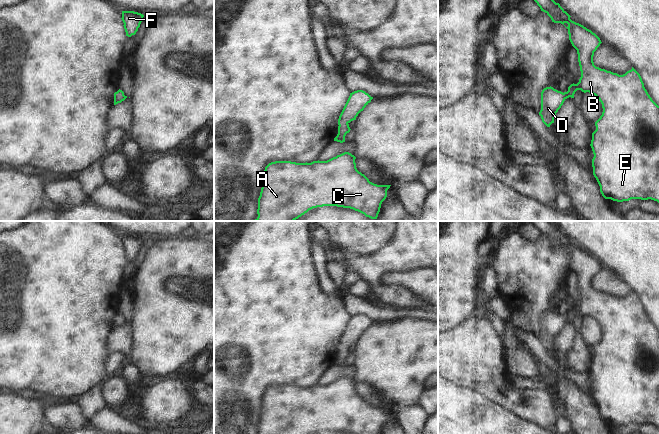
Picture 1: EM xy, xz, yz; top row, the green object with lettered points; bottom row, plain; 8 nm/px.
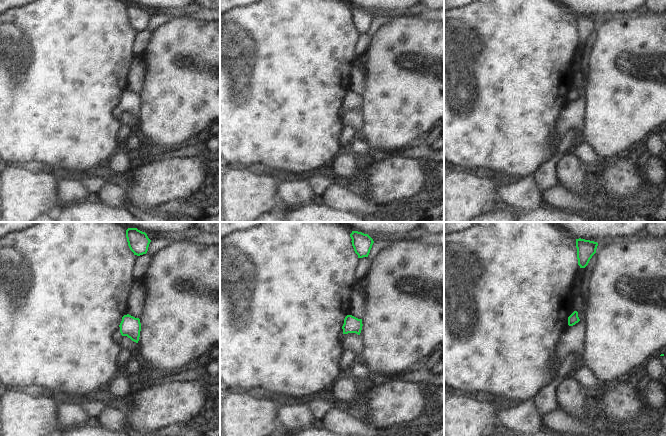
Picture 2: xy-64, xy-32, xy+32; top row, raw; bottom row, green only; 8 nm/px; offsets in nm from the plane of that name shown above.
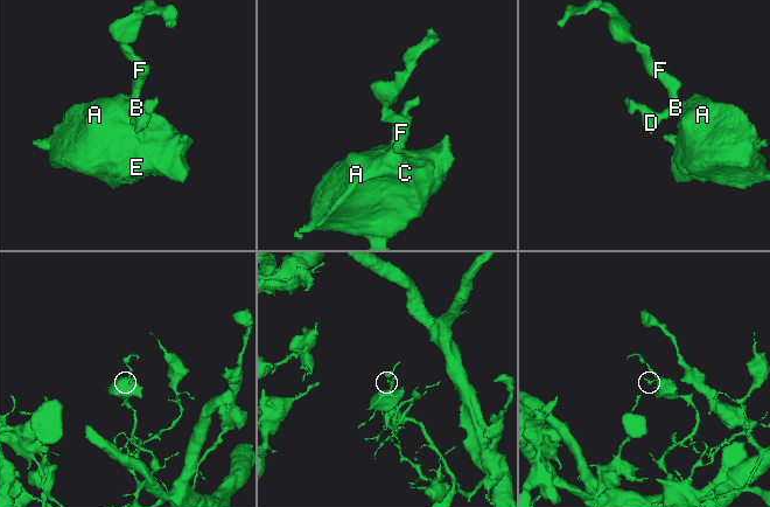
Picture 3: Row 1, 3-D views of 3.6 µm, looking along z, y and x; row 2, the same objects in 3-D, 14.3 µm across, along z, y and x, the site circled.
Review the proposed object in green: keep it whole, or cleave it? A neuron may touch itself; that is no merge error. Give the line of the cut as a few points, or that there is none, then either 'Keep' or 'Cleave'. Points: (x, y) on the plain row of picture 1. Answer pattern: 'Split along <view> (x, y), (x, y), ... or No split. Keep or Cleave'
No split. Keep

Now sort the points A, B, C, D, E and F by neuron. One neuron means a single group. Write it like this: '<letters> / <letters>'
A B C D E F

